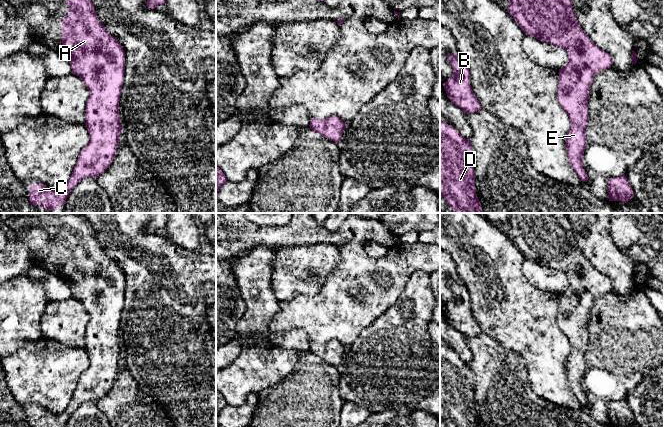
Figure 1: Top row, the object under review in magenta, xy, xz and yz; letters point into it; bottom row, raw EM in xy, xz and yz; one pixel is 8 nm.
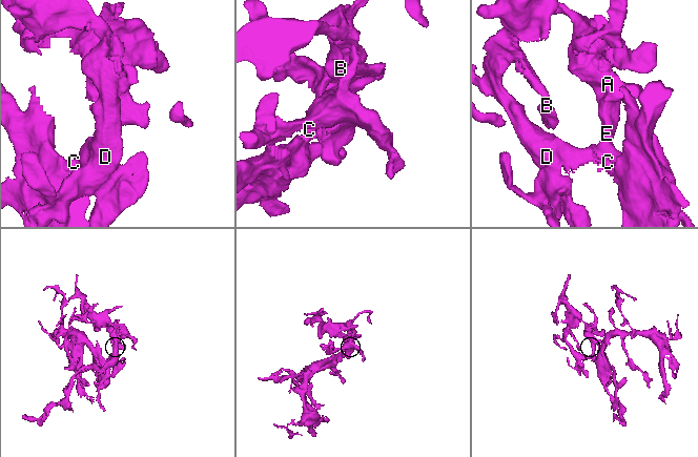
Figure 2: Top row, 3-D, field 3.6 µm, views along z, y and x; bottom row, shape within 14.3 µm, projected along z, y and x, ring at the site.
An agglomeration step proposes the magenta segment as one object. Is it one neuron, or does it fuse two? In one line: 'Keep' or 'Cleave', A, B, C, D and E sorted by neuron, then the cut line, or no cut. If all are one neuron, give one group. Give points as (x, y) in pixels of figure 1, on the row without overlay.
Keep. Groups: A B C D E. No split

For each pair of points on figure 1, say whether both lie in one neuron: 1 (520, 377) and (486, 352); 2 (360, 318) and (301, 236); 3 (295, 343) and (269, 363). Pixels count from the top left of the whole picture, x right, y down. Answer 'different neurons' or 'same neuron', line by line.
1: same neuron
2: different neurons
3: same neuron

